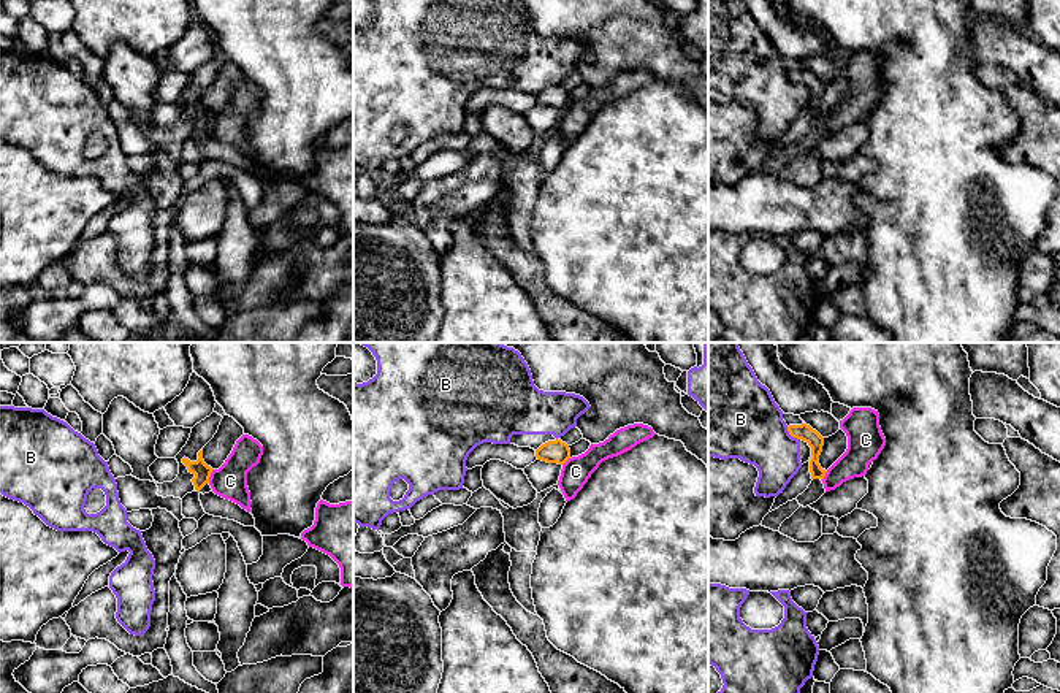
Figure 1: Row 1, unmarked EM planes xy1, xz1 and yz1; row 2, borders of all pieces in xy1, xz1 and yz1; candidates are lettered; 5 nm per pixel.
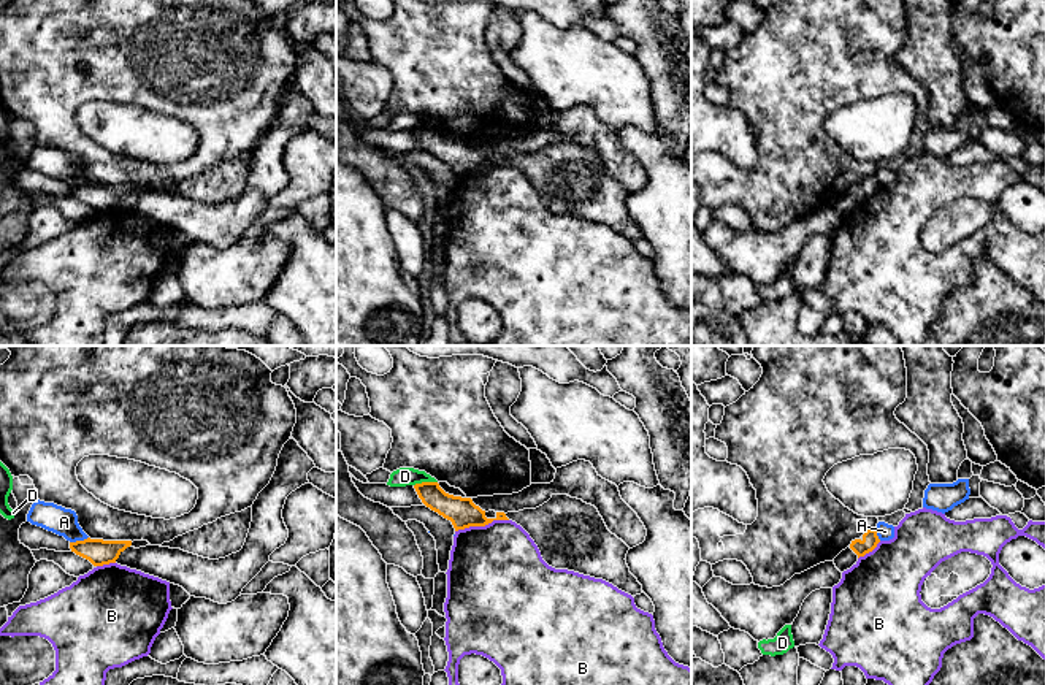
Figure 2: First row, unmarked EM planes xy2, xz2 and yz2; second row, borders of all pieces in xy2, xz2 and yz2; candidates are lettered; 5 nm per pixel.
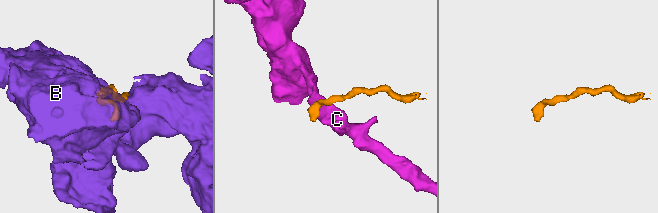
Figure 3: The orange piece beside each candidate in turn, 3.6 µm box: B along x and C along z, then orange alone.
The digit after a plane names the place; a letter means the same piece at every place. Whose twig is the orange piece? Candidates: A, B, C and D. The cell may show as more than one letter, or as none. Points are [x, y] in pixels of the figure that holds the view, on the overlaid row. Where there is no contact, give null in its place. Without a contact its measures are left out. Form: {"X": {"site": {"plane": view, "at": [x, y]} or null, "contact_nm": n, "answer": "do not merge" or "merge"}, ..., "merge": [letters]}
{"A": {"site": {"plane": "xy2", "at": [78, 541]}, "contact_nm": 100, "answer": "do not merge"}, "B": {"site": {"plane": "xz2", "at": [481, 525]}, "contact_nm": 280, "answer": "do not merge"}, "C": {"site": {"plane": "xy1", "at": [209, 476]}, "contact_nm": 80, "answer": "do not merge"}, "D": {"site": {"plane": "xz2", "at": [425, 482]}, "contact_nm": 120, "answer": "do not merge"}, "merge": []}

